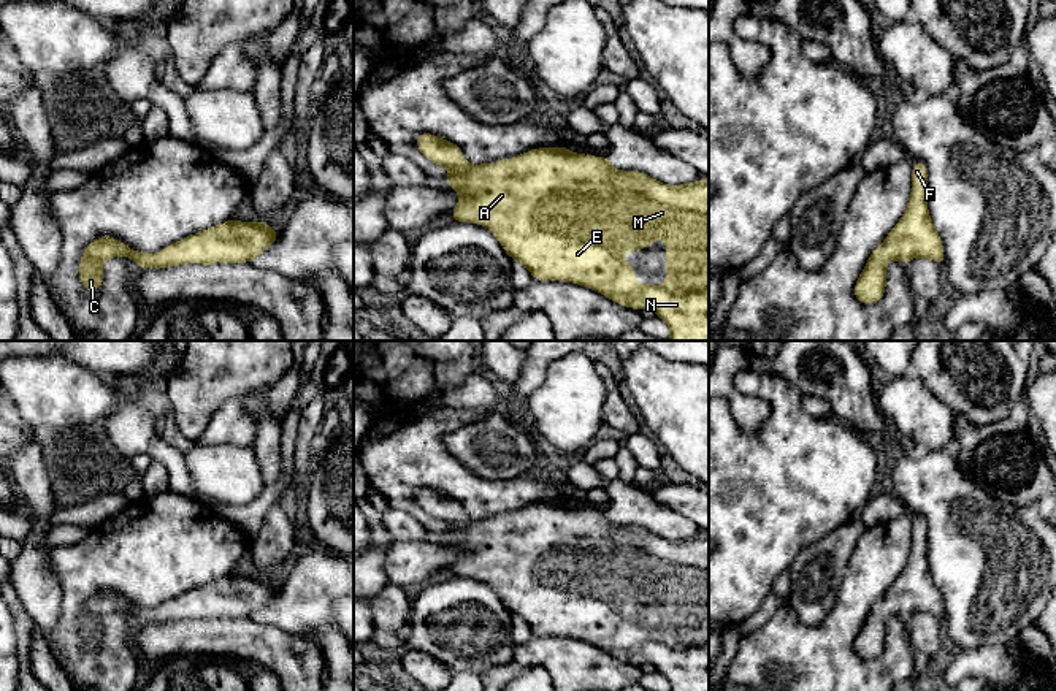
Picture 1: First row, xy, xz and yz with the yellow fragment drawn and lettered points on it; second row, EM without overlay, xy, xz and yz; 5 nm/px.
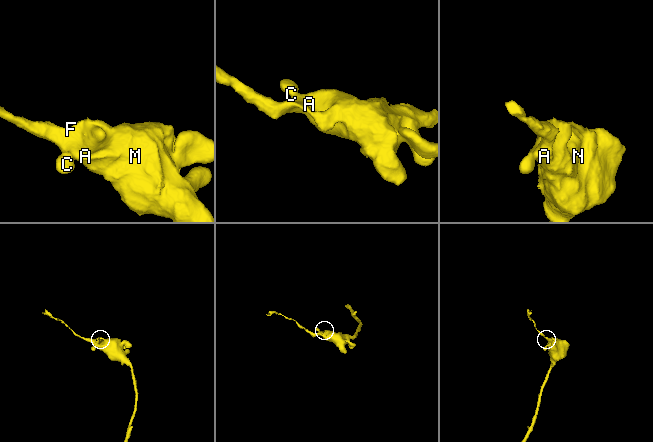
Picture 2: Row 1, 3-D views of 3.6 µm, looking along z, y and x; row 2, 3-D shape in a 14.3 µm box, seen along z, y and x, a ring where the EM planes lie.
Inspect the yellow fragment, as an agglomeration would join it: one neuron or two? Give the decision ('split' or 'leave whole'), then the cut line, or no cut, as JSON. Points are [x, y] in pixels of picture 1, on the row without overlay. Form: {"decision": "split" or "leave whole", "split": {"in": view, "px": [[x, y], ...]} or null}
{"decision": "leave whole", "split": null}

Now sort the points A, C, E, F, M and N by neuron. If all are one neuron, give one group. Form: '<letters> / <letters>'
A C E F M N

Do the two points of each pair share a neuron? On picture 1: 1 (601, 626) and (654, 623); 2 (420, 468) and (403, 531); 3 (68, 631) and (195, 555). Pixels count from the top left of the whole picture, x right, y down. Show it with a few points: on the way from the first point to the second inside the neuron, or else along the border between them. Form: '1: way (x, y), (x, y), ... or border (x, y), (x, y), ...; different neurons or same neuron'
1: way (614, 623), (641, 623); same neuron
2: border (390, 507), (411, 514), (427, 530); different neurons
3: way (80, 593), (119, 555), (157, 555); same neuron

